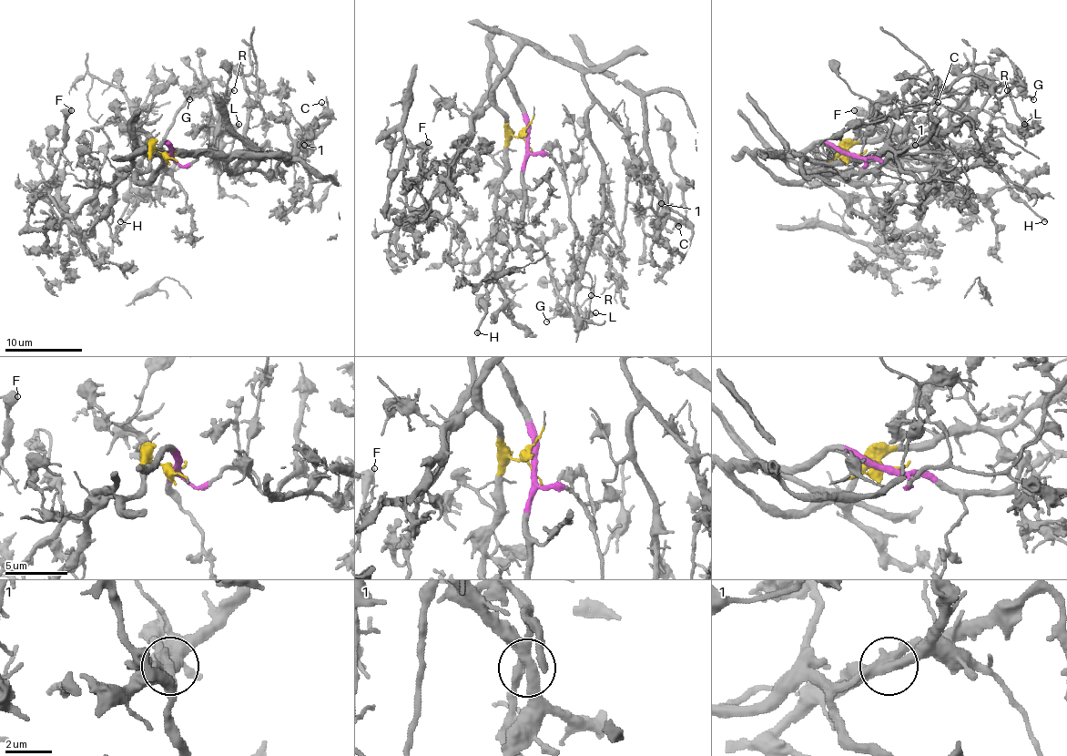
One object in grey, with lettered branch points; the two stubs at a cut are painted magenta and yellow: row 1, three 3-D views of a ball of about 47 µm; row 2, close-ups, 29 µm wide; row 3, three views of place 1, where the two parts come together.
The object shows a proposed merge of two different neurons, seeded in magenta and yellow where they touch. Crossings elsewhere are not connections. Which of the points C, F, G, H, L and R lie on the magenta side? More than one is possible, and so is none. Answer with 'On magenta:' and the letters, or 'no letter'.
On magenta: L

